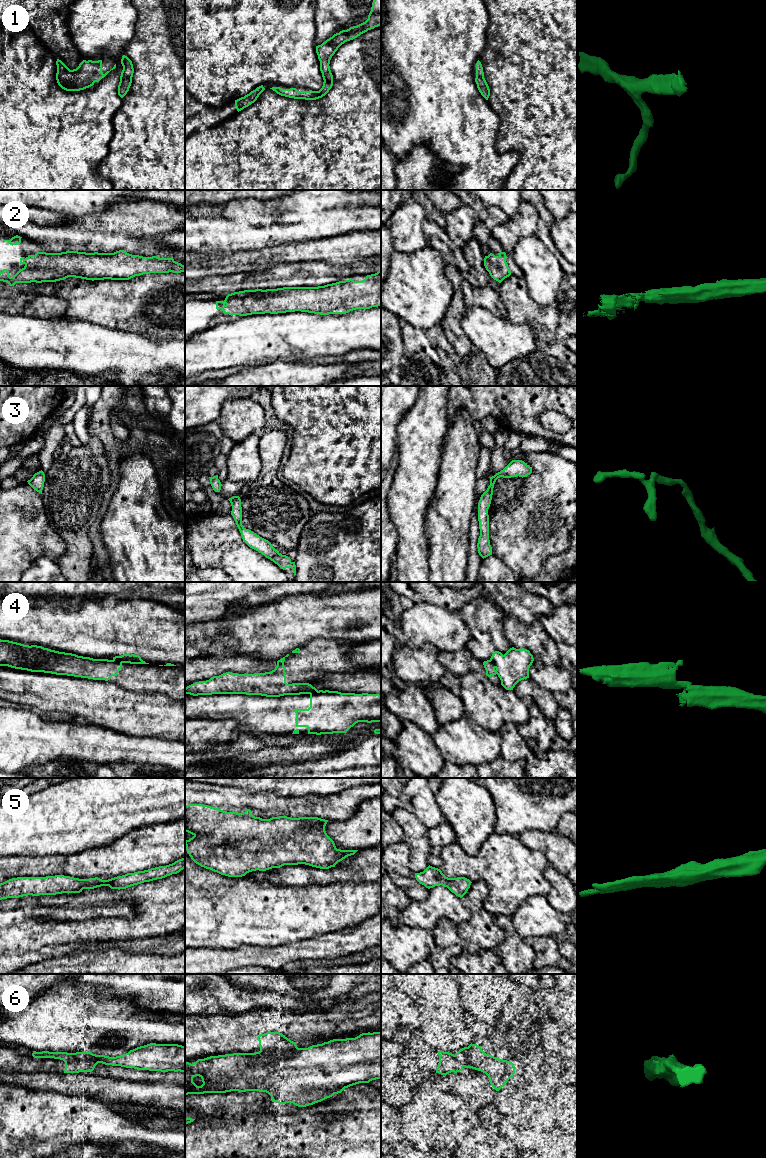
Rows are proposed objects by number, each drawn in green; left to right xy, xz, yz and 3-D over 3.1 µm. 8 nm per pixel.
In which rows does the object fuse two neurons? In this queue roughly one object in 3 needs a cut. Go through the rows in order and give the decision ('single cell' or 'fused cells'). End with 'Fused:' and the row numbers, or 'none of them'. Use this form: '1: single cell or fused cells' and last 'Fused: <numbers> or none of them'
1: single cell
2: single cell
3: single cell
4: fused cells
5: single cell
6: fused cells
Fused: 4, 6

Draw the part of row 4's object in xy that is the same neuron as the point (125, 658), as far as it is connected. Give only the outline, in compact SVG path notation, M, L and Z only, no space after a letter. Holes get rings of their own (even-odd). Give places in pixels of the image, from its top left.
M123 654L121 656L115 656L113 657L113 661L130 664L149 664L143 661L139 655L135 654Z

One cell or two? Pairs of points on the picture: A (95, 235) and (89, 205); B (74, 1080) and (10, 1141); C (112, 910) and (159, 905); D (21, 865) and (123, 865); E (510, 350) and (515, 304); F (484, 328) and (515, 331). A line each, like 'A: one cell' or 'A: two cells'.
A: two cells
B: two cells
C: two cells
D: one cell
E: two cells
F: one cell

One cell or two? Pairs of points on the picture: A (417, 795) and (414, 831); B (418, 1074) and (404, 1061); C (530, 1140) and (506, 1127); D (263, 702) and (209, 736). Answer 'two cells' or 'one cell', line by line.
A: two cells
B: one cell
C: one cell
D: two cells

